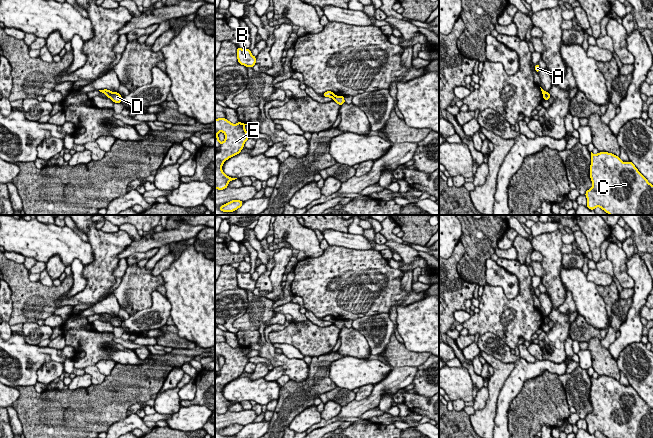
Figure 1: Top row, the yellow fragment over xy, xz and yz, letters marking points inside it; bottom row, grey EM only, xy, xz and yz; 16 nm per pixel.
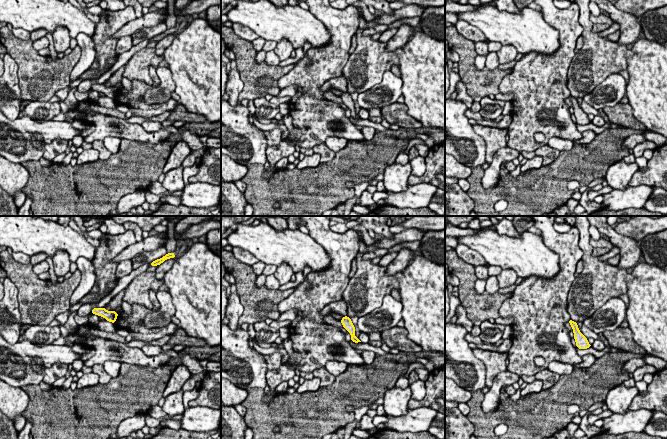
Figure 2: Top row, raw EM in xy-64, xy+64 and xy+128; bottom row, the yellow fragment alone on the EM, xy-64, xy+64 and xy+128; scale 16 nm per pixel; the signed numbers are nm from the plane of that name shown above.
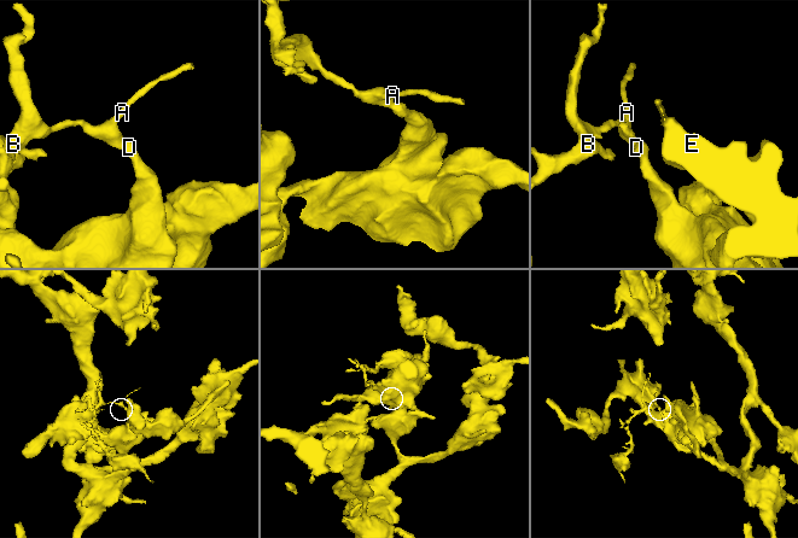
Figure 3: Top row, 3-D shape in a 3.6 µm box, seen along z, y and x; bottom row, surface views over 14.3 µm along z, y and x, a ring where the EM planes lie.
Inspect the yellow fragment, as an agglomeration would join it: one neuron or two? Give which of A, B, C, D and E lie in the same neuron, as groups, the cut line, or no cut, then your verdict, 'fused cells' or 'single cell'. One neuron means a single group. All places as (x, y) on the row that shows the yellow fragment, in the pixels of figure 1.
groups A B / C D E; cut xy (112, 92), (109, 97); fused cells

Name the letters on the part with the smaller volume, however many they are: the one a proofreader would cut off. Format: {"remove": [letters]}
{"remove": ["A", "B"]}

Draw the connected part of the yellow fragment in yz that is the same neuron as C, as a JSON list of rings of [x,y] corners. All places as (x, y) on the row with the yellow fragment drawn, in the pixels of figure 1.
[[[591,152],[590,178],[593,186],[585,193],[587,208],[590,210],[600,207],[609,215],[653,215],[653,185],[632,162],[623,162],[618,156],[608,152]]]

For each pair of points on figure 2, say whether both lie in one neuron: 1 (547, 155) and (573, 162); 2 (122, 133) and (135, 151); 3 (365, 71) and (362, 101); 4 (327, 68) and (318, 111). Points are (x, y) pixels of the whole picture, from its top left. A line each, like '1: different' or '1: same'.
1: different
2: different
3: different
4: same

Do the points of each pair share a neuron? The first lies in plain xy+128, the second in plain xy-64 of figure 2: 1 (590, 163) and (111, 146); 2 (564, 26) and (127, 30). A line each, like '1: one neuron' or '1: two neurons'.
1: two neurons
2: two neurons

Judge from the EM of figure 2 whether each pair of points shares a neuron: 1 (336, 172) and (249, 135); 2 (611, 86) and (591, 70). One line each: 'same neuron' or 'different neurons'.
1: different neurons
2: different neurons

